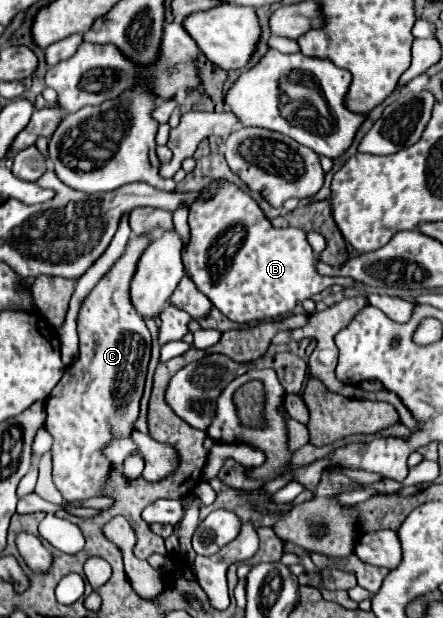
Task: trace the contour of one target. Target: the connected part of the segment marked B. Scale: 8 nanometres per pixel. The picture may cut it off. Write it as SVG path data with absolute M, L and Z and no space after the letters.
M214 182L206 186L214 196L204 202L196 200L190 208L188 224L190 224L190 244L182 252L184 268L196 282L198 290L208 296L208 300L232 322L254 322L254 320L268 320L280 314L288 314L296 302L312 298L320 294L330 284L340 284L344 288L352 288L356 280L350 278L328 278L320 276L314 270L314 252L306 242L306 232L298 228L274 228L266 216L262 214L260 206L238 186L228 182Z

